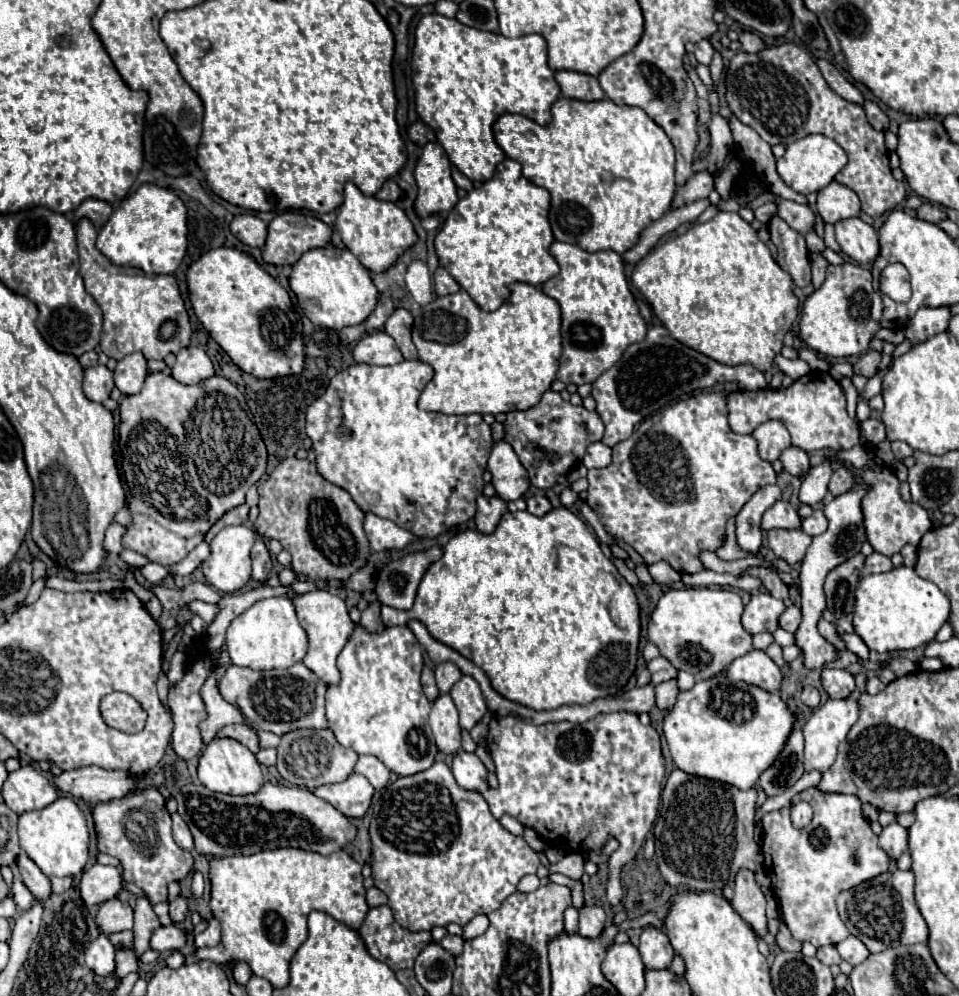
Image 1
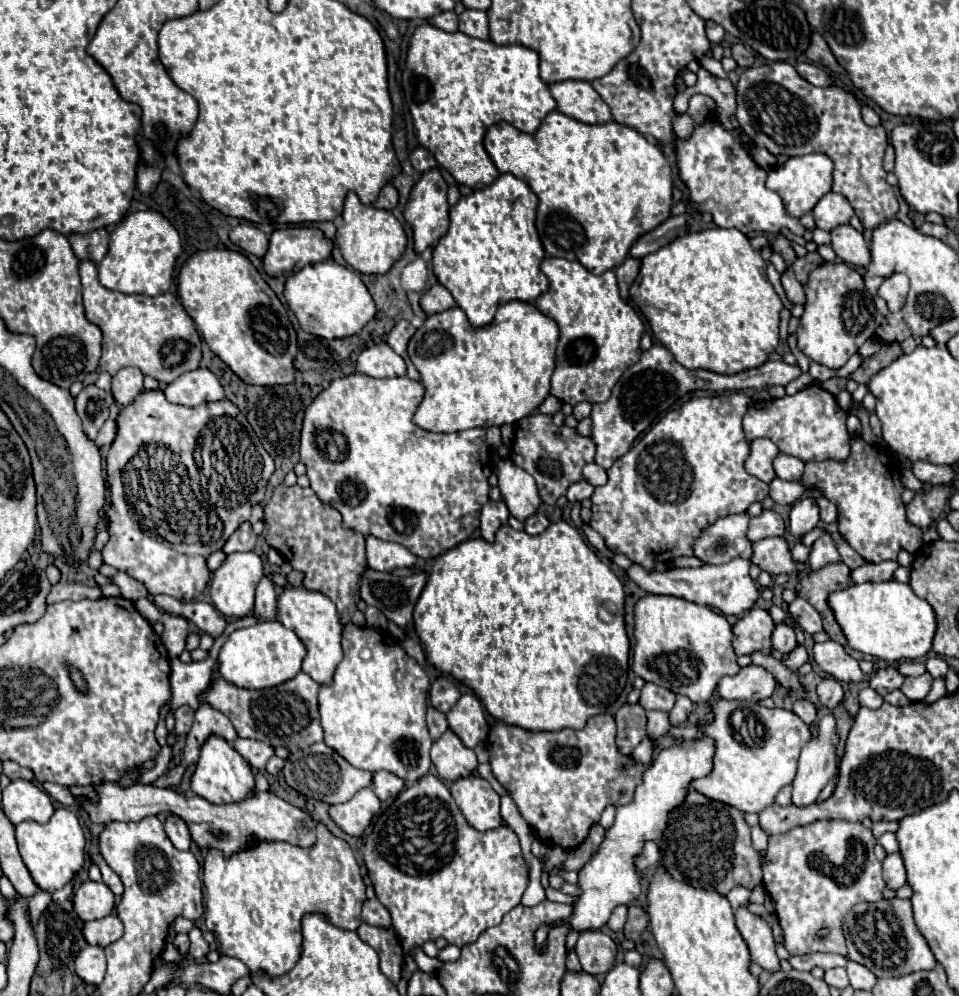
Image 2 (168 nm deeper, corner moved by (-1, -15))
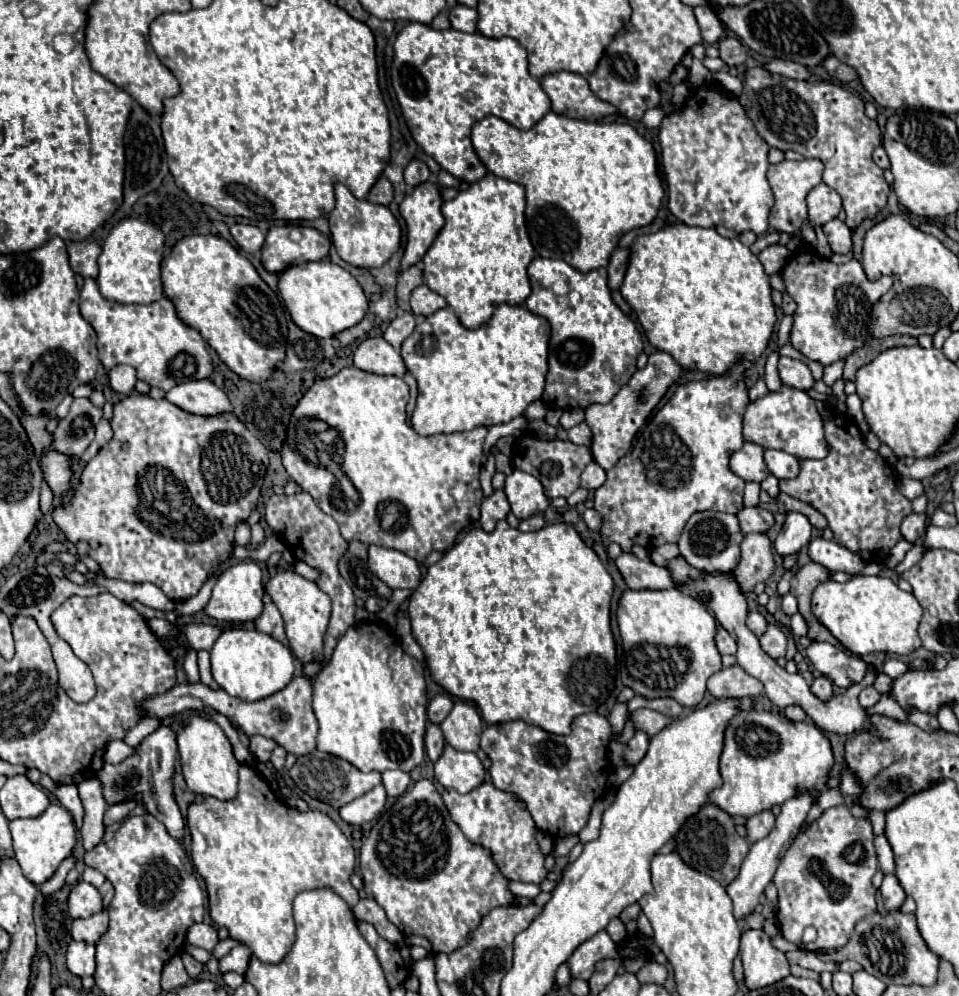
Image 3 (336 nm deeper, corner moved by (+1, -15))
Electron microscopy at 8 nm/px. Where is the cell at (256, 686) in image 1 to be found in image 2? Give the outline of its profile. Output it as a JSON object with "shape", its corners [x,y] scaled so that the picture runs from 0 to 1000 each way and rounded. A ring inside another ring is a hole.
{"shape":[[[312,675],[308,681],[276,693],[249,691],[233,681],[226,681],[218,693],[210,697],[210,703],[233,715],[241,721],[251,741],[266,741],[278,745],[281,749],[297,749],[308,755],[320,751],[328,745],[337,745],[337,731],[333,725],[333,687],[324,683],[318,675]]]}

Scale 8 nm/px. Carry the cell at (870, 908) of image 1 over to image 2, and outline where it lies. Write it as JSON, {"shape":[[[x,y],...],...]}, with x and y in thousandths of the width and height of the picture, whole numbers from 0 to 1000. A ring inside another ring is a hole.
{"shape":[[[933,900],[929,904],[921,902],[910,908],[894,908],[879,922],[879,938],[885,952],[883,962],[904,970],[914,982],[971,974],[977,968],[967,944],[962,942],[952,924],[950,904]]]}

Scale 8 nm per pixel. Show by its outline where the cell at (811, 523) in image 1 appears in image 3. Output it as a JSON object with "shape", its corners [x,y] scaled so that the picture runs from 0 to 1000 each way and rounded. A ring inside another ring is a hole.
{"shape":[[[856,538],[844,544],[844,560],[860,568],[864,574],[896,576],[902,570],[902,564],[898,562],[898,558],[873,546],[871,542],[860,542]]]}

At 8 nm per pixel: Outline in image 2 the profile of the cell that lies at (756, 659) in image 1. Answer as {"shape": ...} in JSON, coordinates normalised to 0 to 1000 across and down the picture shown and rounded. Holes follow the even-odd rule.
{"shape":[[[787,667],[777,669],[766,679],[756,679],[750,685],[750,697],[758,703],[798,703],[806,699],[810,691],[810,683],[798,671]]]}

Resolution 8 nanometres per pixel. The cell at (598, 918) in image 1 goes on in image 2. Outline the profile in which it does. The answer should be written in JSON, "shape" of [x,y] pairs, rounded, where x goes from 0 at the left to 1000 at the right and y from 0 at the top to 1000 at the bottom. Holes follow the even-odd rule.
{"shape":[[[627,934],[608,936],[602,944],[600,954],[608,974],[618,980],[633,978],[639,972],[641,960],[643,960],[641,946]]]}

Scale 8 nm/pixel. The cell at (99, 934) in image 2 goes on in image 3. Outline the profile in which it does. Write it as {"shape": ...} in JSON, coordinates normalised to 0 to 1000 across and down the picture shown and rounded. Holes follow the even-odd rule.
{"shape":[[[107,914],[103,918],[93,920],[93,922],[80,922],[80,924],[76,924],[74,940],[76,940],[76,944],[99,948],[107,940],[107,936],[112,934],[112,930],[114,930],[114,920],[112,920],[112,914]]]}

